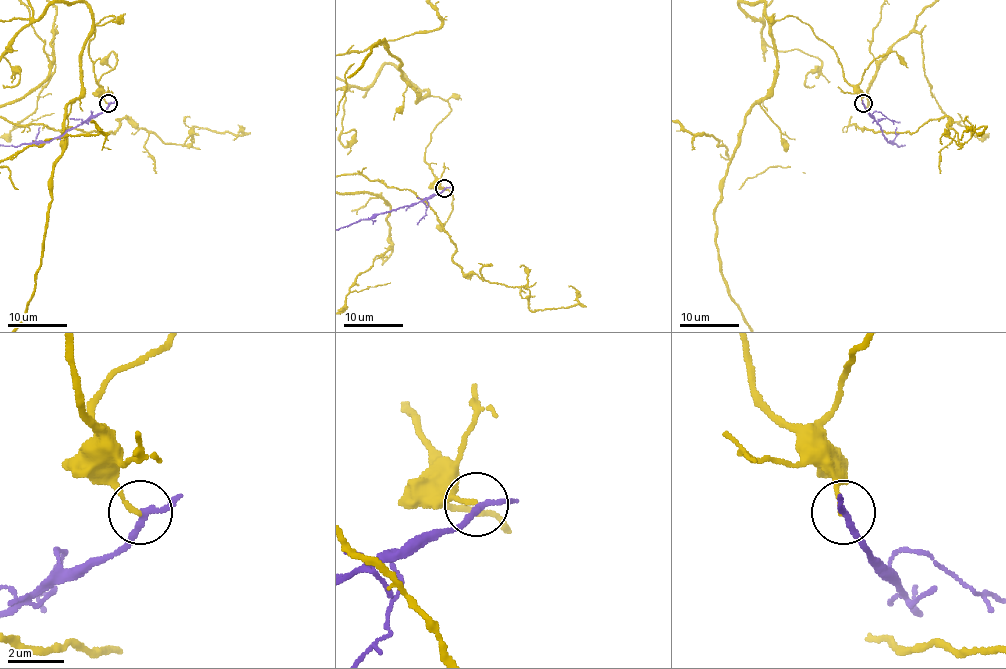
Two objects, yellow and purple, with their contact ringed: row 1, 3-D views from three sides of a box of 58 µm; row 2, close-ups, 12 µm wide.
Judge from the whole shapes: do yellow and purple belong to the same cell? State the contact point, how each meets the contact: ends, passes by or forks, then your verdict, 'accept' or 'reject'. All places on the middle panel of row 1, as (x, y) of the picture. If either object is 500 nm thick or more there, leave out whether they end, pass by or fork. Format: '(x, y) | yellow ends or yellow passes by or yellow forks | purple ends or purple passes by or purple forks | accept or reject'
(444, 188) | yellow ends | purple passes by | reject

